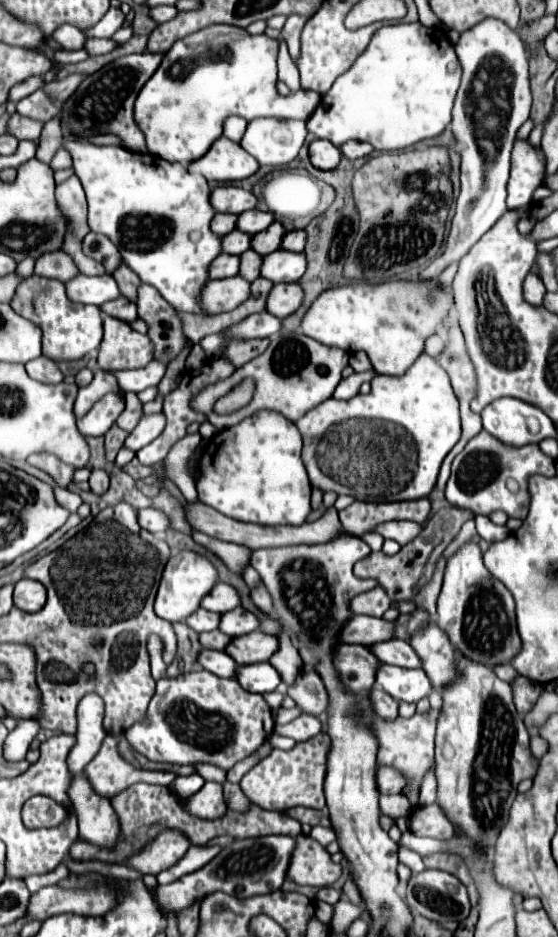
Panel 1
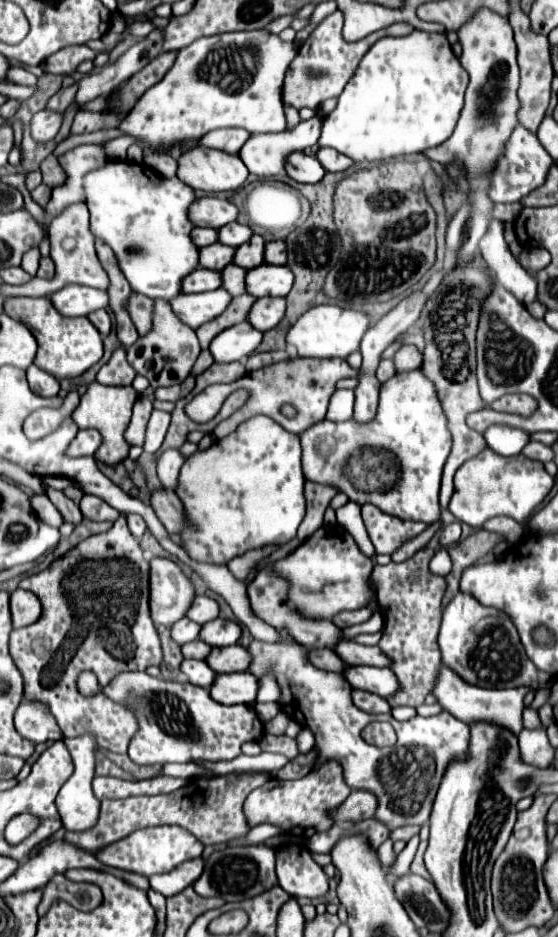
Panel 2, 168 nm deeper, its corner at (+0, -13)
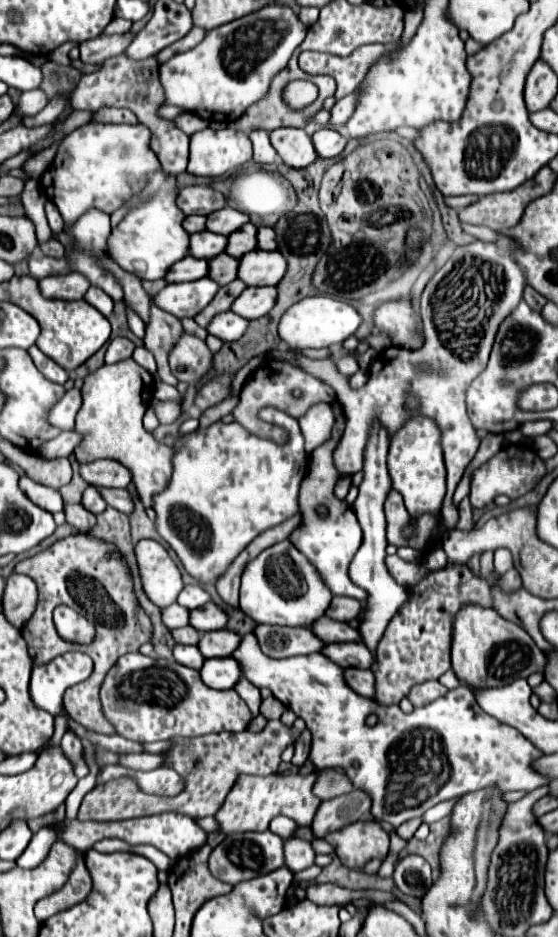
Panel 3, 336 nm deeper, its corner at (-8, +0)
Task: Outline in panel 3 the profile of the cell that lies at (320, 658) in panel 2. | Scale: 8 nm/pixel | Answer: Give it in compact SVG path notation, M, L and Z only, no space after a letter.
M258 625L254 633L260 641L262 651L274 659L294 657L294 655L310 655L310 653L320 653L324 649L324 641L318 639L306 627Z

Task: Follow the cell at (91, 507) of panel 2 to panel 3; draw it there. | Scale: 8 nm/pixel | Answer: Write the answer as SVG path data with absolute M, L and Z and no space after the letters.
M92 485L84 491L82 505L84 505L88 511L92 511L94 515L96 515L96 513L102 513L102 511L106 509L106 501L102 499L102 495L98 495L98 489L92 487Z

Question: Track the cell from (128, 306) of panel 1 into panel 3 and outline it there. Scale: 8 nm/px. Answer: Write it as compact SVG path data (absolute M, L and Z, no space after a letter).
M90 287L88 293L84 295L84 299L86 299L92 307L96 307L104 317L108 317L108 315L112 313L112 309L114 309L114 301L112 301L100 287Z

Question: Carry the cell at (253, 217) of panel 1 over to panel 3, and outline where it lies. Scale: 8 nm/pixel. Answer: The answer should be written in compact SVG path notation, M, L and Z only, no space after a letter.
M224 207L220 211L214 211L212 215L208 215L208 223L206 229L220 233L220 235L230 235L232 231L238 231L238 227L242 227L244 223L248 223L250 217L242 211L236 211L232 207Z

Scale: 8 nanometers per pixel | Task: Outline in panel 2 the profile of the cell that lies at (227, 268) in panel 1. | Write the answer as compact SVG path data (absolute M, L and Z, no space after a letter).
M196 268L192 274L182 280L182 292L206 292L206 290L216 290L222 286L220 272L210 272L204 268Z

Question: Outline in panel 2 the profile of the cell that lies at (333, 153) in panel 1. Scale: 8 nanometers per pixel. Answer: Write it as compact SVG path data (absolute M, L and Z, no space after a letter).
M290 152L286 160L286 174L296 182L318 182L326 174L316 156L304 152Z

